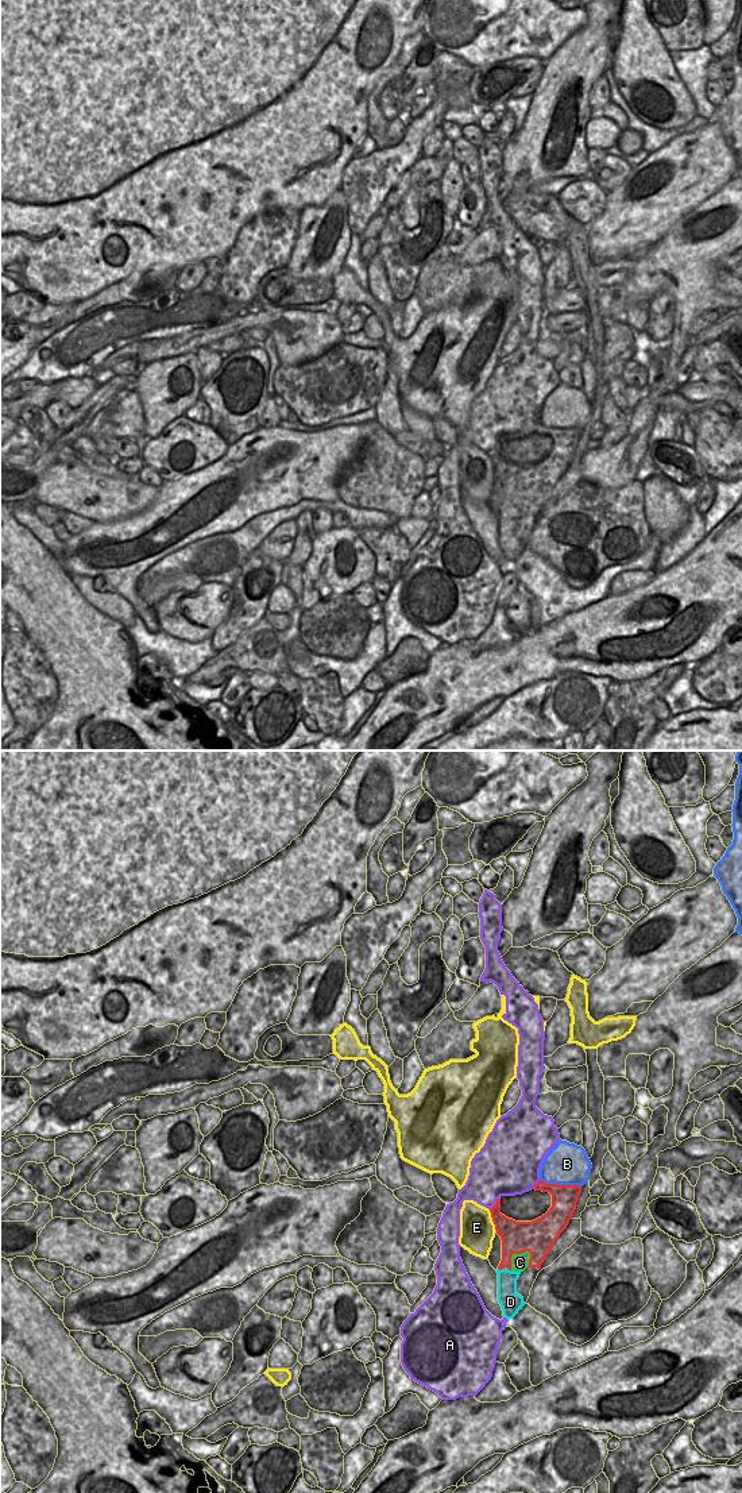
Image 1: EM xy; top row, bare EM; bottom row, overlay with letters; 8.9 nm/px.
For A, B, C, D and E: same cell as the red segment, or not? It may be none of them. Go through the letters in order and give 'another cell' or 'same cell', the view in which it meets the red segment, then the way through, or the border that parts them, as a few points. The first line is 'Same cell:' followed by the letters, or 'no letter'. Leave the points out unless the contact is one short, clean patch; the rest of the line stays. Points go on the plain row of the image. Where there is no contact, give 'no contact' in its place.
Same cell: no letter
A: another cell; meets red in xy
B: another cell; meets red in xy; border along xy (540, 423), (547, 427), (578, 428), (580, 431)
C: another cell; meets red in xy; border along xy (530, 497), (516, 497), (511, 501), (510, 513)
D: another cell; meets red in xy; border along xy (498, 512), (507, 512), (510, 514)
E: another cell; meets red in xy

